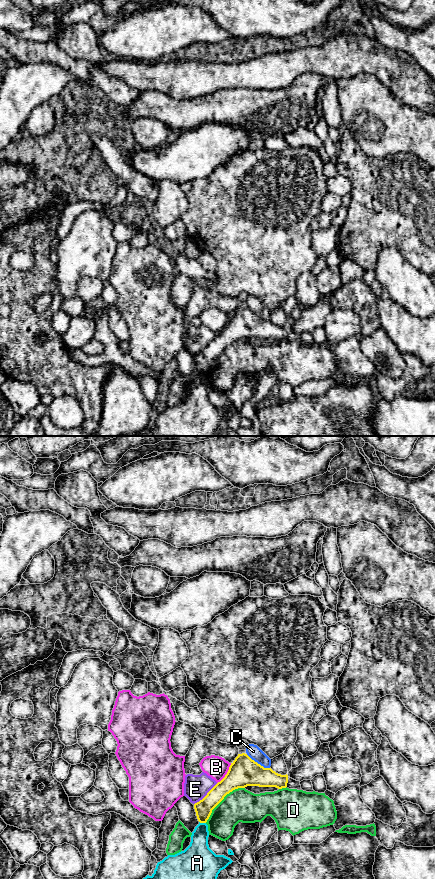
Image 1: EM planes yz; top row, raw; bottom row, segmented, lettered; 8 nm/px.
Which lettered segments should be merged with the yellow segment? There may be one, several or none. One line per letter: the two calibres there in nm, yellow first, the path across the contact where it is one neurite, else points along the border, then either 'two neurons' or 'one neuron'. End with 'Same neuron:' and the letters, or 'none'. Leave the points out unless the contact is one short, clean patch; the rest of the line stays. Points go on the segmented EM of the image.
A: calibres 140 and 190 nm; two neurons
B: calibres 240 and 180 nm; two neurons
C: calibres 240 and 110 nm; two neurons
D: calibres 200 and 260 nm; two neurons
E: calibres 150 and 200 nm; border yz (217, 783), (194, 804); two neurons
Same neuron: none

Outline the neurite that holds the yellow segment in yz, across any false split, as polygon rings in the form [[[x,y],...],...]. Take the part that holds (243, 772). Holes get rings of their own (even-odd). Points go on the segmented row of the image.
[[[245,753],[238,754],[225,777],[202,800],[194,804],[197,819],[200,823],[206,823],[212,810],[235,789],[247,786],[282,789],[287,787],[287,783],[287,774],[281,775],[271,768],[264,768]]]

